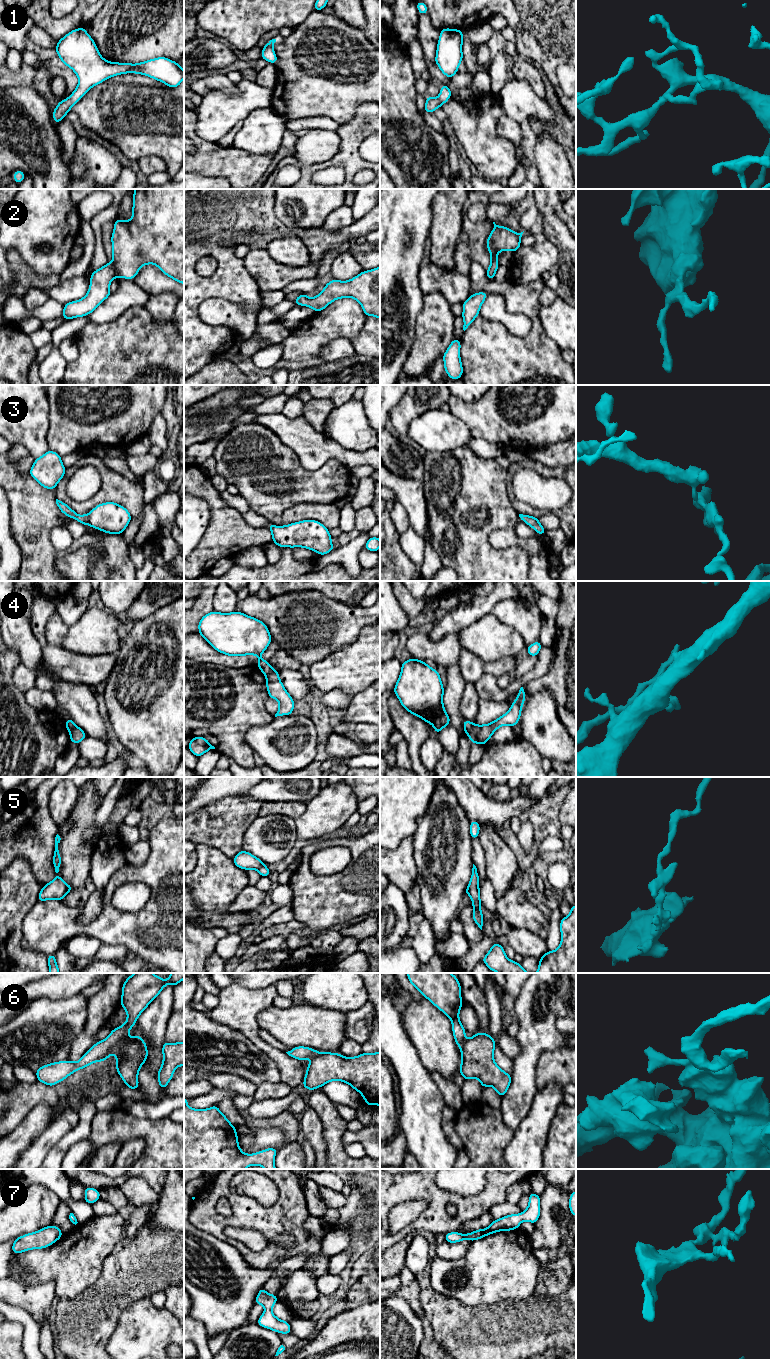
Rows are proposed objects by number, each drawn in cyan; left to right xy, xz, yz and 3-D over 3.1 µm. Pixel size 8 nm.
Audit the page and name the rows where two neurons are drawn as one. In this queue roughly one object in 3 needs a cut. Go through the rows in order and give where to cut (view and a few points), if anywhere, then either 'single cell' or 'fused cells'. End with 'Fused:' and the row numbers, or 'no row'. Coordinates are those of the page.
1: no cut; single cell
2: no cut; single cell
3: no cut; single cell
4: cut in yz along (475, 724), (466, 733); fused cells
5: cut in xz along (263, 863), (257, 870); fused cells
6: cut in xy along (129, 1037), (113, 1052); fused cells
7: no cut; single cell
Fused: 4, 5, 6

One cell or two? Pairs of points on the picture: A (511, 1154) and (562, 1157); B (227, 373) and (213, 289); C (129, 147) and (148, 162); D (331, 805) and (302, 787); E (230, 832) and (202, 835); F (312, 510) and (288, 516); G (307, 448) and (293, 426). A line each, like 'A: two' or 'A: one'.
A: two
B: two
C: two
D: two
E: one
F: one
G: one

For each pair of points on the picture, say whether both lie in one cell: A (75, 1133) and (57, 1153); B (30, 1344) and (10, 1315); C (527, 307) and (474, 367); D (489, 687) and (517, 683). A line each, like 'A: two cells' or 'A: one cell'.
A: one cell
B: one cell
C: one cell
D: one cell

